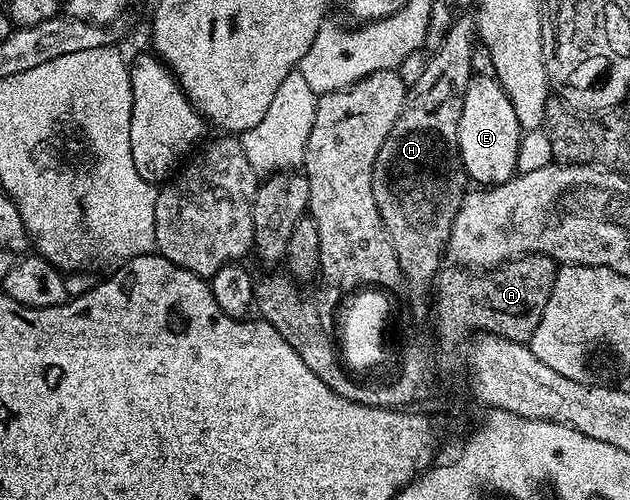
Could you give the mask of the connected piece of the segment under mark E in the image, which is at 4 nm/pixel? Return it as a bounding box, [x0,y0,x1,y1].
[455,74,522,185]

